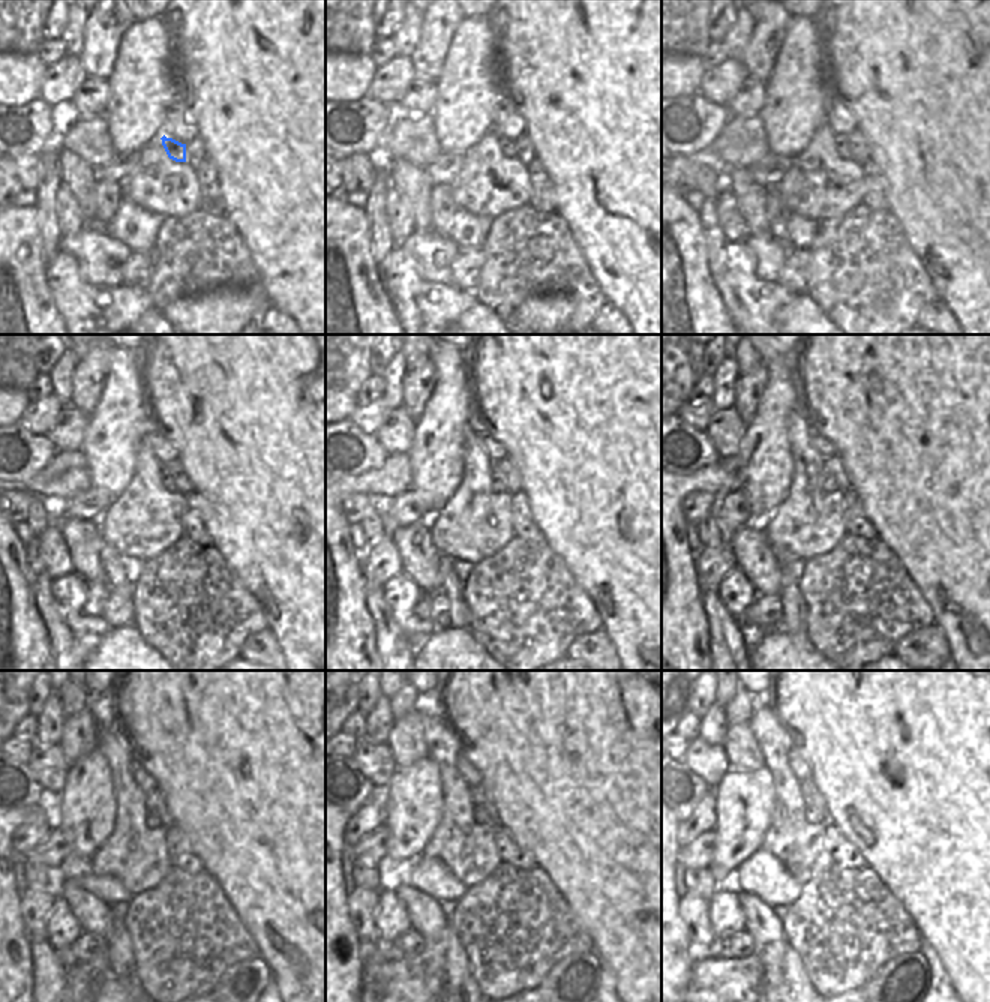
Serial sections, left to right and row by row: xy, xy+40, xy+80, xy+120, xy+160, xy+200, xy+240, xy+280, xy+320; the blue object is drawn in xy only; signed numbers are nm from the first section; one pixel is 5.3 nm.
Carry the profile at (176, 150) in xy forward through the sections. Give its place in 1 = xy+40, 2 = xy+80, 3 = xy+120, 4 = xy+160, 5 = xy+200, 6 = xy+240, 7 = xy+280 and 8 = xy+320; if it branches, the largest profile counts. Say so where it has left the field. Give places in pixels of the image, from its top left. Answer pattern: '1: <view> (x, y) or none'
1: xy+40 (507, 146)
2: xy+80 (842, 146)
3: xy+120 (168, 485)
4: xy+160 (498, 485)
5: xy+200 (830, 485)
6: xy+240 (153, 821)
7: xy+280 (480, 816)
8: xy+320 (813, 815)

